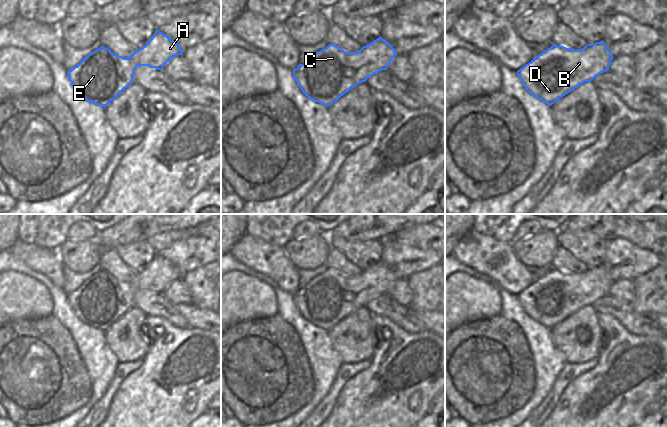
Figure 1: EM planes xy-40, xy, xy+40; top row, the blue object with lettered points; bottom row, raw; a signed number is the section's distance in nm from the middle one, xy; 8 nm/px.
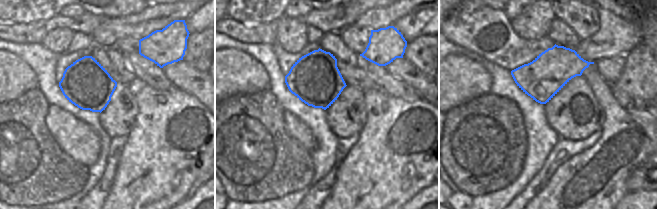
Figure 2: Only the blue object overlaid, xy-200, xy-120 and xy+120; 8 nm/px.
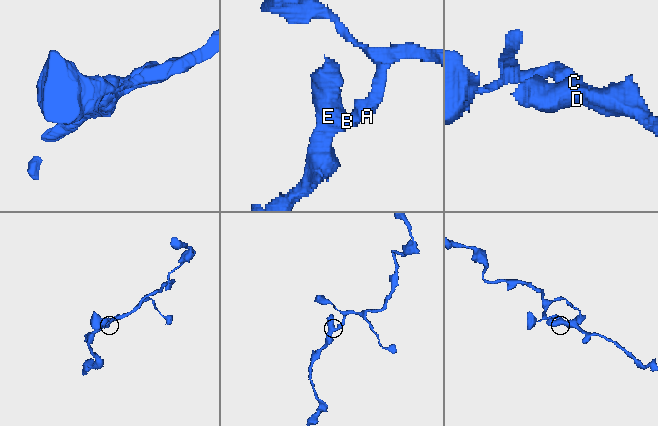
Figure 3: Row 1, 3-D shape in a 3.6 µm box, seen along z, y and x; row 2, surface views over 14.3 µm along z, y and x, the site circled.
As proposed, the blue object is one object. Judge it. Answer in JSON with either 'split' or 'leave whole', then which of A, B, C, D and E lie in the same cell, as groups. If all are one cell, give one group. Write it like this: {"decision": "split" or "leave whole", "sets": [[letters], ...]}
{"decision": "leave whole", "sets": [["A", "B", "C", "D", "E"]]}

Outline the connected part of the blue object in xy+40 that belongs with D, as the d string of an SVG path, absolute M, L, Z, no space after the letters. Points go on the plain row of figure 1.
M603 264L587 268L580 274L553 268L520 292L517 299L530 318L551 330L584 306L591 306L596 300L608 295L613 282Z

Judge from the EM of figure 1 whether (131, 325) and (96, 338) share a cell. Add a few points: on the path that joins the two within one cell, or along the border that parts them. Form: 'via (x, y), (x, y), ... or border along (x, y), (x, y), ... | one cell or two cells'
border along (104, 332), (104, 340), (115, 356) | two cells

